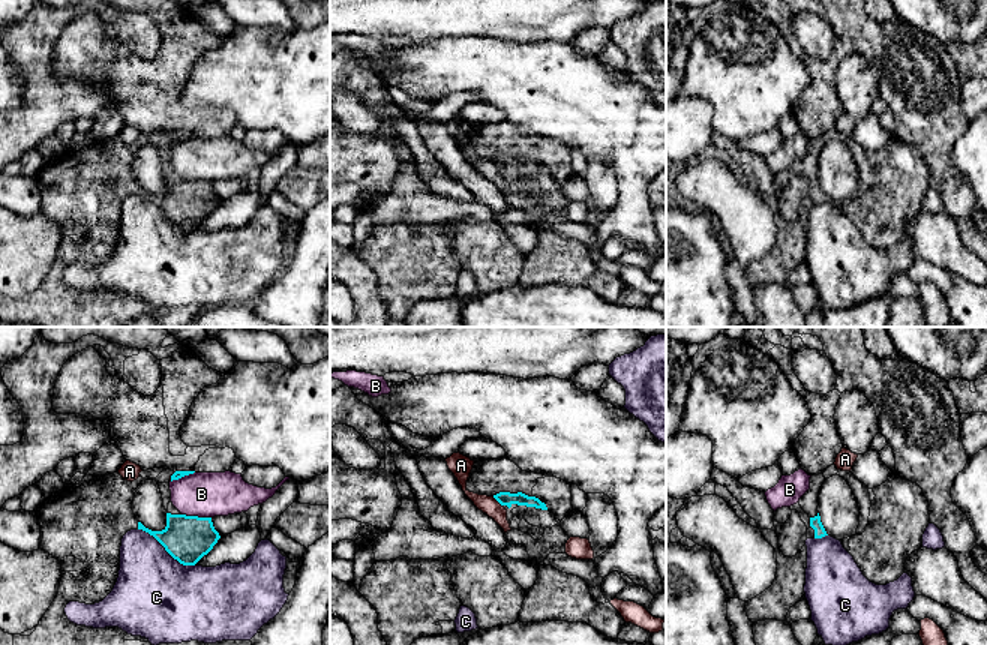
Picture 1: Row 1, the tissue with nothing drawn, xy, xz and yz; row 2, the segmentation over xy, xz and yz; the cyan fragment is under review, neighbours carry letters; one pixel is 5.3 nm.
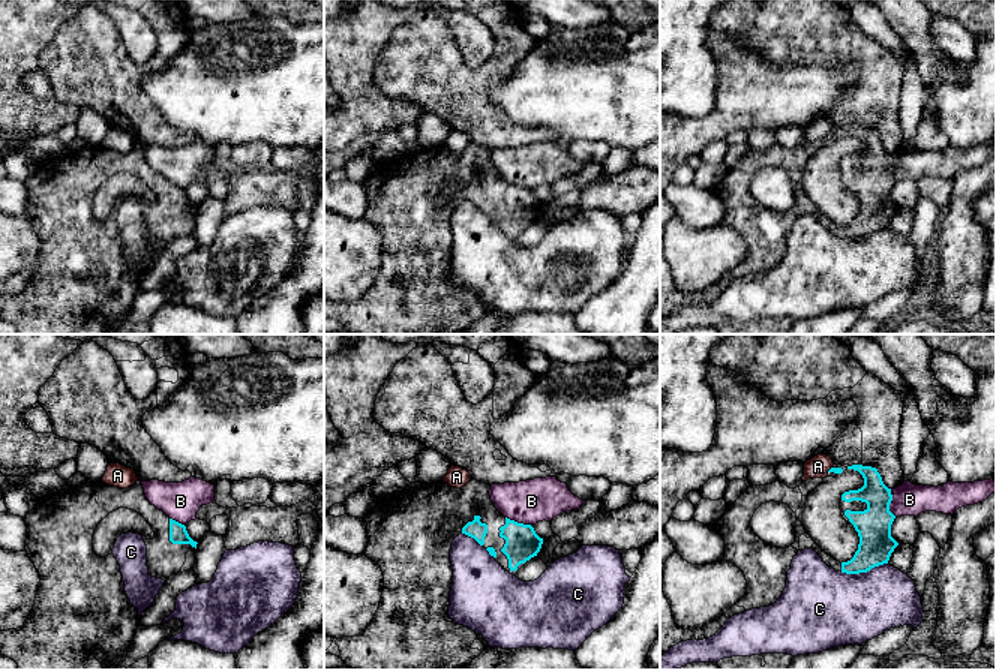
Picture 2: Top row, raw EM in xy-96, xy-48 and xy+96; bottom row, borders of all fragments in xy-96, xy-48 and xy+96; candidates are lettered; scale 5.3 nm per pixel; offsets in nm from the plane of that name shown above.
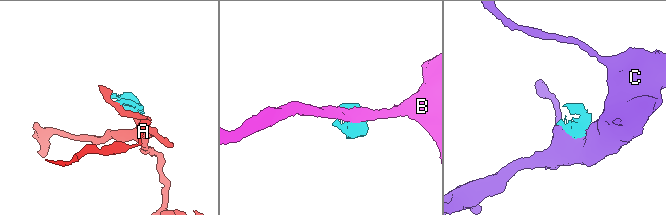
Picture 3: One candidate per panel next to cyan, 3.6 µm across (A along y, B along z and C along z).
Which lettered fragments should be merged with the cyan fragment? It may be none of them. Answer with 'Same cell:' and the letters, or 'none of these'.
Same cell: none of these

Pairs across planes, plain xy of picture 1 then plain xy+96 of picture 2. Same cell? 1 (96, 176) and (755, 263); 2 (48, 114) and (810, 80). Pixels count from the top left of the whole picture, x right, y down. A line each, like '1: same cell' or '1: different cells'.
1: same cell
2: same cell

